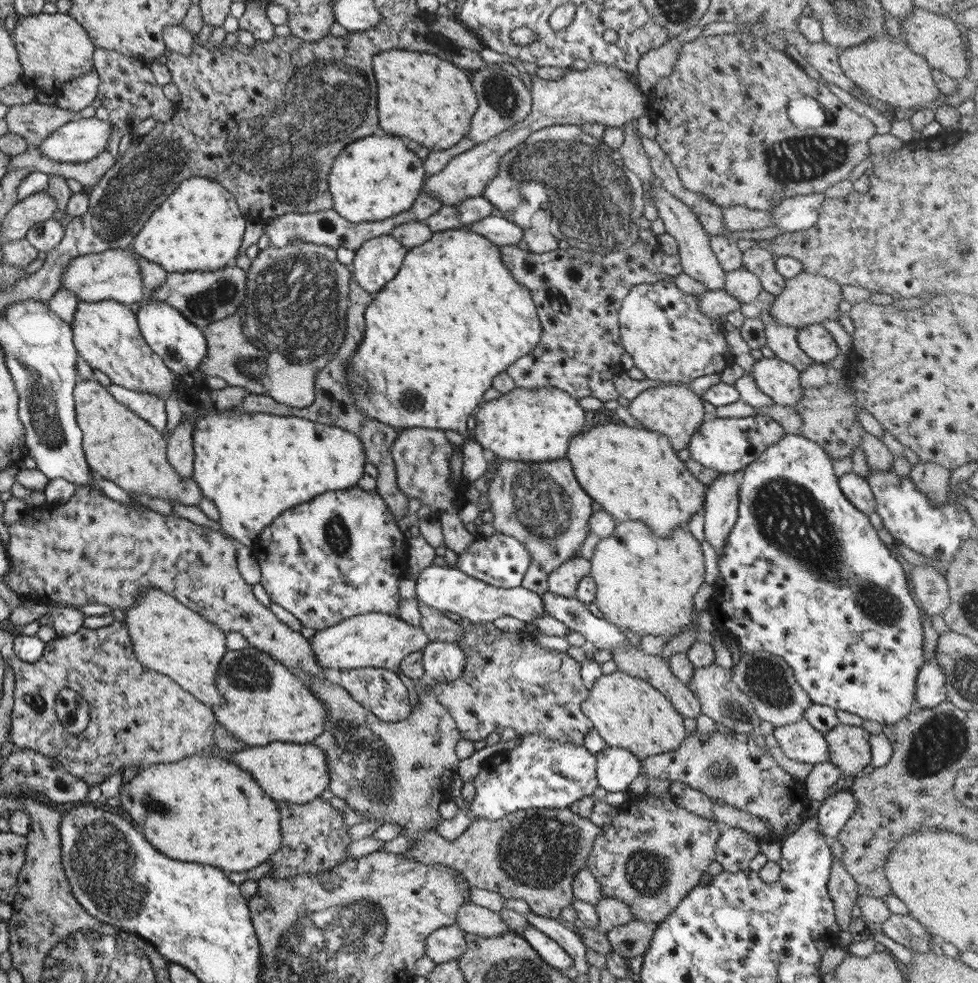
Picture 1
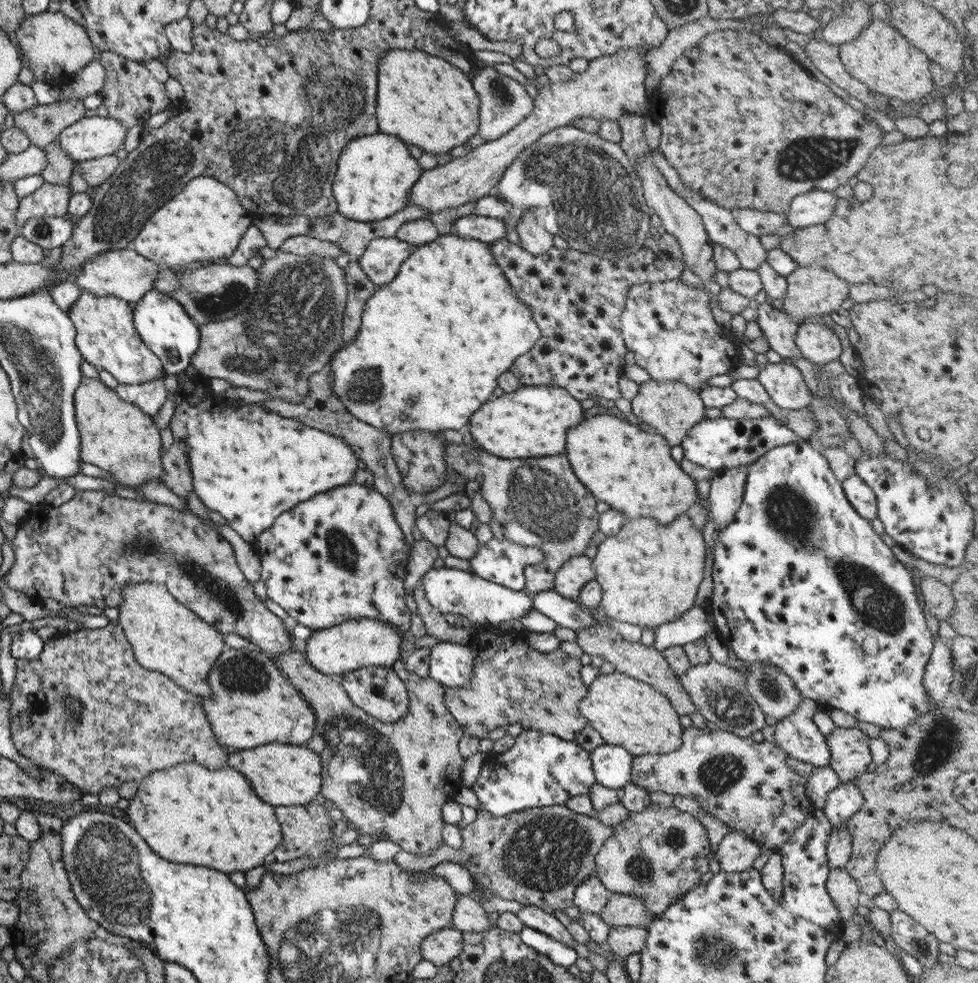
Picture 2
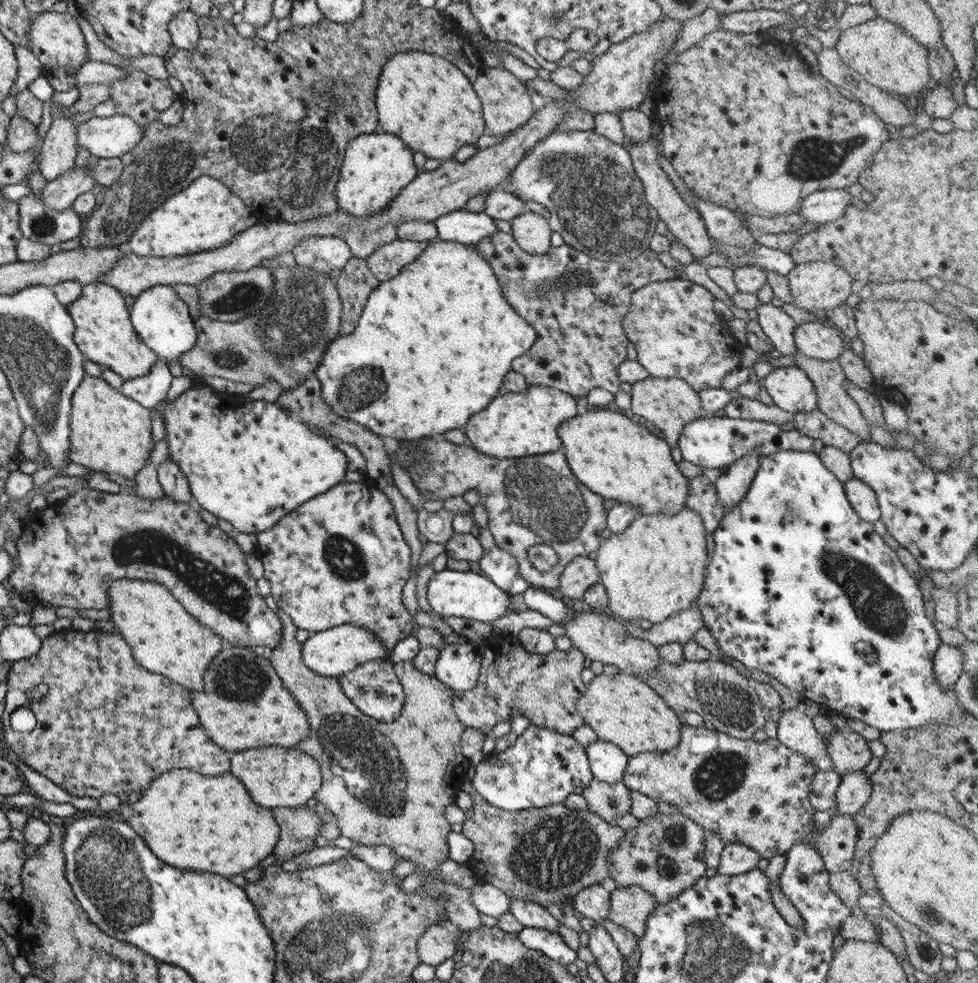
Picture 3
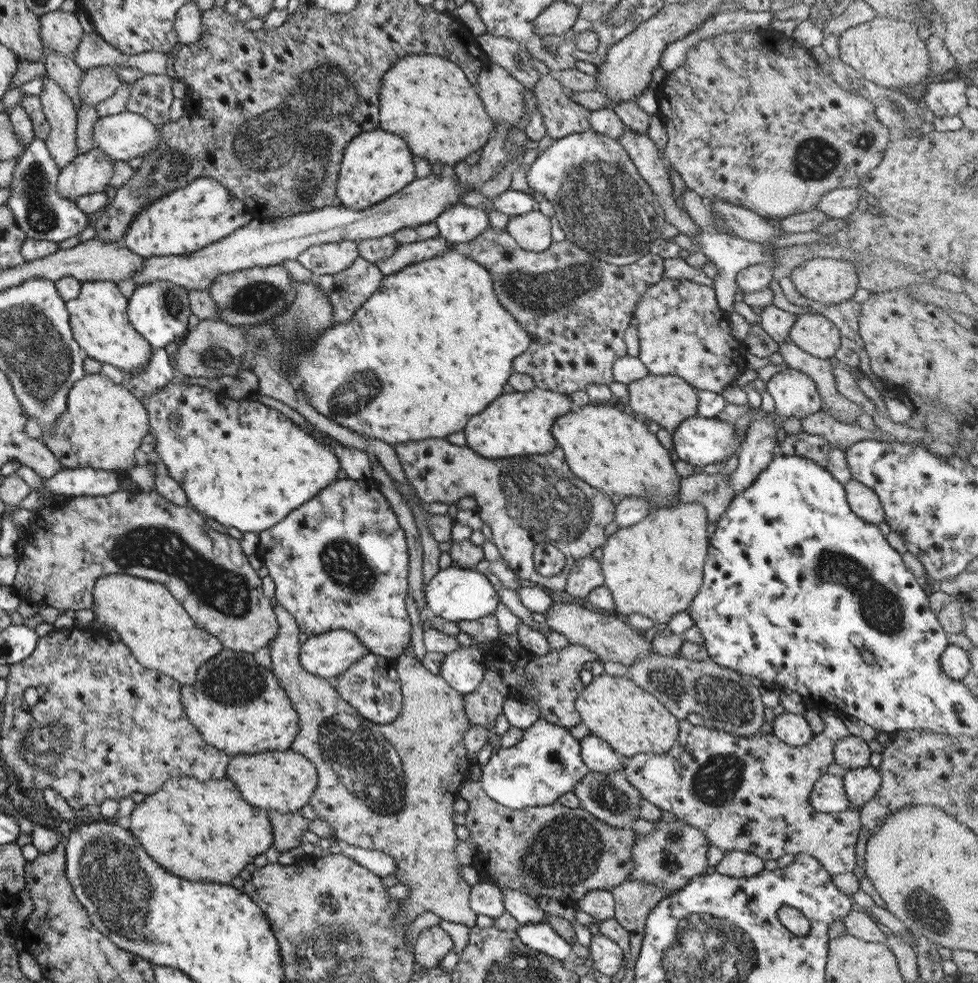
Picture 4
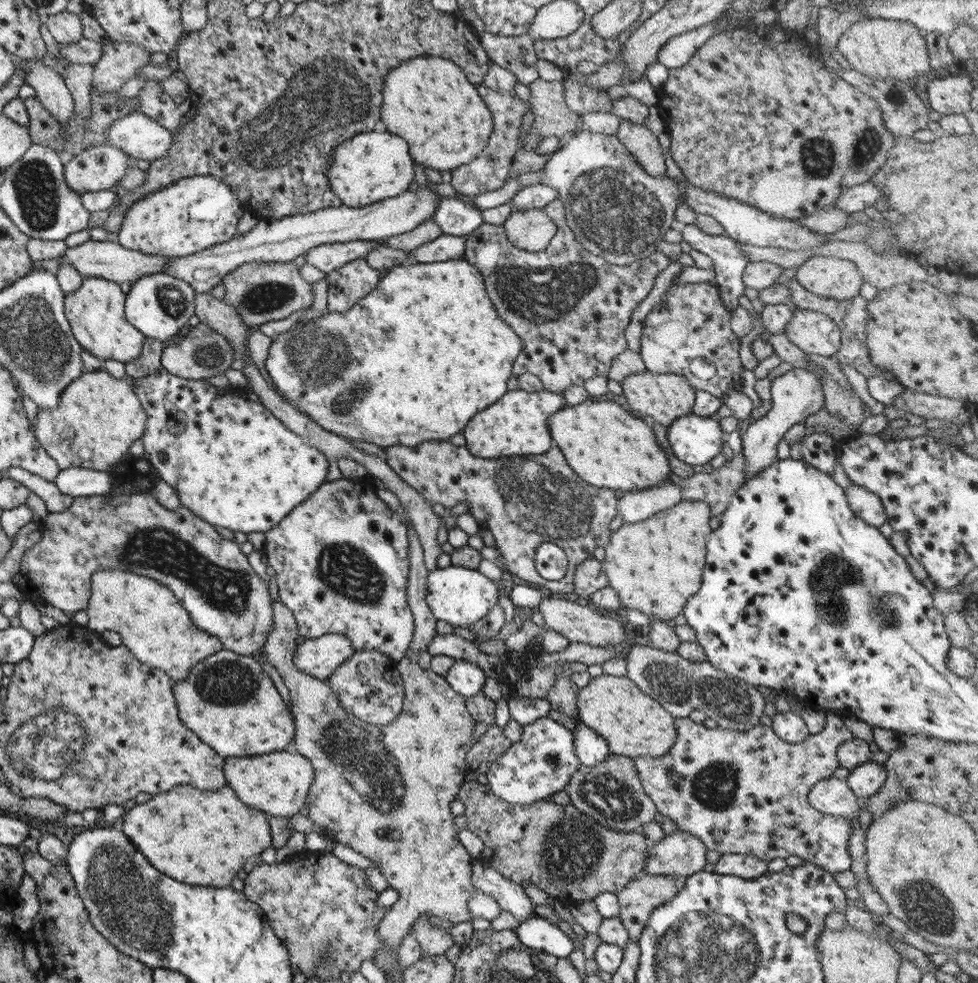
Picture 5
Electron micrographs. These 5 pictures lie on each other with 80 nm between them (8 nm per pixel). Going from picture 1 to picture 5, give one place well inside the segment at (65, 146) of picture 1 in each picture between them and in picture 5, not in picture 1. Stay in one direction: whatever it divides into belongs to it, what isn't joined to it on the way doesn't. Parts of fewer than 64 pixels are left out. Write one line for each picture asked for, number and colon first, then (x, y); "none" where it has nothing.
2: (87, 138)
3: (104, 137)
4: (124, 135)
5: (139, 136)

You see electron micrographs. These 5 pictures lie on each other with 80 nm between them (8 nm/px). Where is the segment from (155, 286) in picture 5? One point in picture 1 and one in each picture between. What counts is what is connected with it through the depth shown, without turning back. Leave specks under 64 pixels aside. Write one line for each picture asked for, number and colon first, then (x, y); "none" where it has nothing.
1: (180, 345)
2: (165, 328)
3: (158, 315)
4: (158, 311)

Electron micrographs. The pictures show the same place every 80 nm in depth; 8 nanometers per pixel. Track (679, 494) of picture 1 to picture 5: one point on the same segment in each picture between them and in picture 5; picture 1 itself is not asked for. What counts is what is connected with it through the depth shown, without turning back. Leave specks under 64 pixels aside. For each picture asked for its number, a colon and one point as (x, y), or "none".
2: (630, 470)
3: (616, 459)
4: (615, 453)
5: (605, 446)

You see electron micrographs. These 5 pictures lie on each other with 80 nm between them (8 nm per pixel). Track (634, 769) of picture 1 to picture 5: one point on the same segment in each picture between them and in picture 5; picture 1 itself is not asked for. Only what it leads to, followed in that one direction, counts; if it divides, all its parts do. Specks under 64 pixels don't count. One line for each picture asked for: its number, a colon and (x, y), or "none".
2: (611, 765)
3: (607, 762)
4: (596, 754)
5: (589, 747)

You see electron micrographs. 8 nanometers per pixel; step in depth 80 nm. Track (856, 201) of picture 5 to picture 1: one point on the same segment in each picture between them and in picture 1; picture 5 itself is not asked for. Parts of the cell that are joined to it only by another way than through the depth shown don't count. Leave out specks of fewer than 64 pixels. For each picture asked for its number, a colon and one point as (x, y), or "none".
1: (794, 213)
2: (813, 207)
3: (821, 206)
4: (837, 203)

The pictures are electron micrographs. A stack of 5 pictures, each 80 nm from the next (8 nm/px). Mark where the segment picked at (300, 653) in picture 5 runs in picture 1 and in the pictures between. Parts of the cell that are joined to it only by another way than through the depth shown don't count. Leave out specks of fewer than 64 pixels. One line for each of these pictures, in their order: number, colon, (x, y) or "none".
1: (377, 640)
2: (342, 648)
3: (331, 652)
4: (326, 655)

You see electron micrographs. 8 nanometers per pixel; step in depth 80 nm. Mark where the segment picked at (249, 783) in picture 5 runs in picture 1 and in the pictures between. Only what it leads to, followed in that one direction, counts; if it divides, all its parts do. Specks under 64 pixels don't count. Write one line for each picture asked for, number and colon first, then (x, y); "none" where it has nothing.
1: (297, 773)
2: (280, 775)
3: (274, 777)
4: (281, 781)

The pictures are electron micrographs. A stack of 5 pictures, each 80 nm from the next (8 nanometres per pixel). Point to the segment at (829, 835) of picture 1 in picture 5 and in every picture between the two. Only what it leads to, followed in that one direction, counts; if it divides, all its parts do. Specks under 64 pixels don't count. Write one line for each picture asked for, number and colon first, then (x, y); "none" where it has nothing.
2: (846, 798)
3: (854, 789)
4: (860, 784)
5: (863, 781)

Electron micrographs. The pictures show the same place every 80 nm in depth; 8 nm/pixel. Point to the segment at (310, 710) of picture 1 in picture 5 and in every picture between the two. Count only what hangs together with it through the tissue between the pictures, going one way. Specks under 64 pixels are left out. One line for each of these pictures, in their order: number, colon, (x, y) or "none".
2: (260, 706)
3: (238, 687)
4: (237, 706)
5: (227, 700)

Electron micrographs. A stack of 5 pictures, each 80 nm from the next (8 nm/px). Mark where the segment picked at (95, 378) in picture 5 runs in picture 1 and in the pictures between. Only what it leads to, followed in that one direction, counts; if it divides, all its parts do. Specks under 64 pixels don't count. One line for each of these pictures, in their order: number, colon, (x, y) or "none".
1: (119, 446)
2: (116, 436)
3: (109, 432)
4: (103, 423)

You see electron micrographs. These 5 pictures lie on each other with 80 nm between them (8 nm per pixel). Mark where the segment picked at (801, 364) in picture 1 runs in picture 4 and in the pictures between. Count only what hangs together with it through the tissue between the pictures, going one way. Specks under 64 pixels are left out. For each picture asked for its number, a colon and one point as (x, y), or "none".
2: (778, 329)
3: (777, 326)
4: (775, 322)

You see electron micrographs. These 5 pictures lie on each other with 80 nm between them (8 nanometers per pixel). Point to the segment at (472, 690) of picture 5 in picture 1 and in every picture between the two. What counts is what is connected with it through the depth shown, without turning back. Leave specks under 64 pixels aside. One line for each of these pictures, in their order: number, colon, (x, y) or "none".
1: (441, 661)
2: (450, 664)
3: (457, 666)
4: (463, 669)

